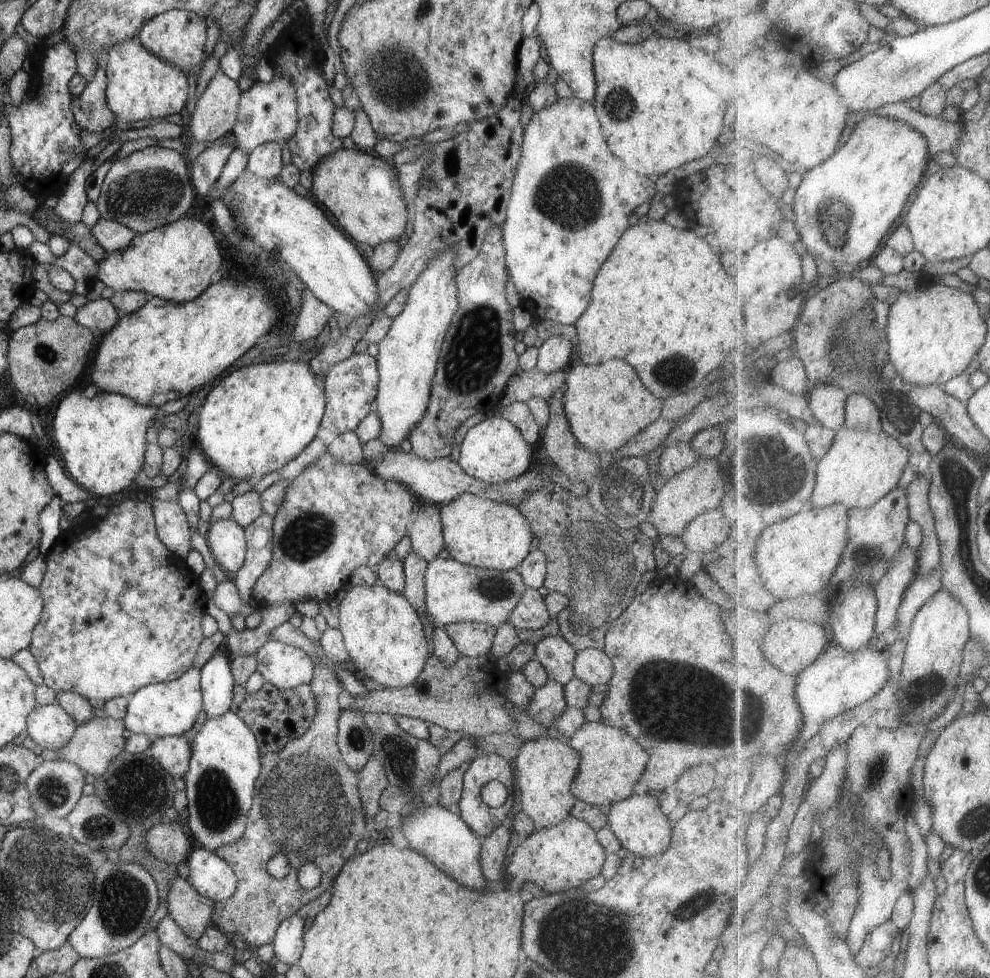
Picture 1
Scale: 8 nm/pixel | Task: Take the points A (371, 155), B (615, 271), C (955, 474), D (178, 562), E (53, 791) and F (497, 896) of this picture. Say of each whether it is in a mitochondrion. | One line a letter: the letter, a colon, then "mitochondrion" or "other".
A: other
B: other
C: mitochondrion
D: other
E: mitochondrion
F: other

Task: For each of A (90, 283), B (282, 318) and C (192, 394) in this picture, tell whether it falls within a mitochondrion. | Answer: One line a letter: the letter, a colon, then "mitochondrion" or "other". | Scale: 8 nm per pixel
A: other
B: other
C: other

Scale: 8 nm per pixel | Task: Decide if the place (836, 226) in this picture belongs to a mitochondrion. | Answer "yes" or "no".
yes

